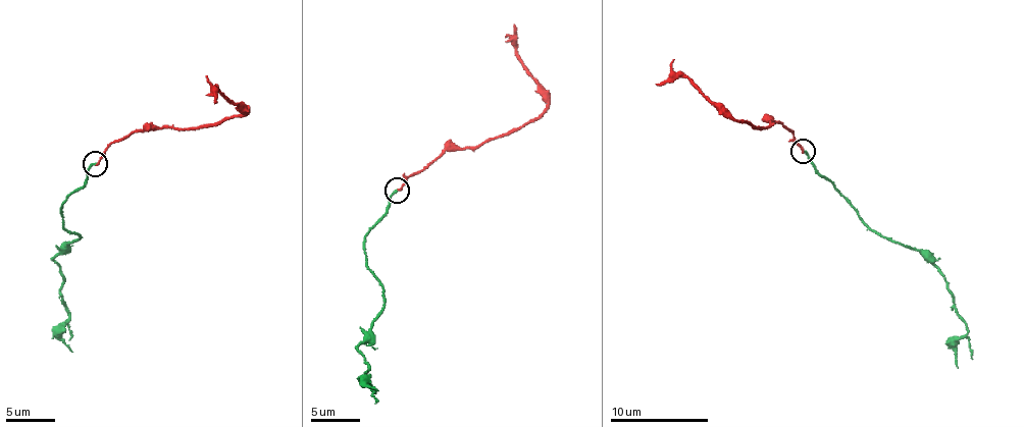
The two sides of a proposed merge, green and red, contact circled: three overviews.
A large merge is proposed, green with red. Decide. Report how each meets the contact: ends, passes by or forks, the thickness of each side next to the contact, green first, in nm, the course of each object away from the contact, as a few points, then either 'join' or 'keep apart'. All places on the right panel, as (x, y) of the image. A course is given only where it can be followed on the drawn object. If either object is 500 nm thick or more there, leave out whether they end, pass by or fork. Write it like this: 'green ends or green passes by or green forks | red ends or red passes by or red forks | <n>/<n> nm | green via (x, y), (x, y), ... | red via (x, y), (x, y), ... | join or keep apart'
green ends | red ends | 190/160 nm | green via (803, 152), (861, 219), (937, 270), (967, 328), (957, 340), (957, 368) | red via (803, 152), (792, 131), (773, 119), (771, 126), (759, 128), (718, 112), (685, 77), (668, 77), (656, 85) | keep apart

